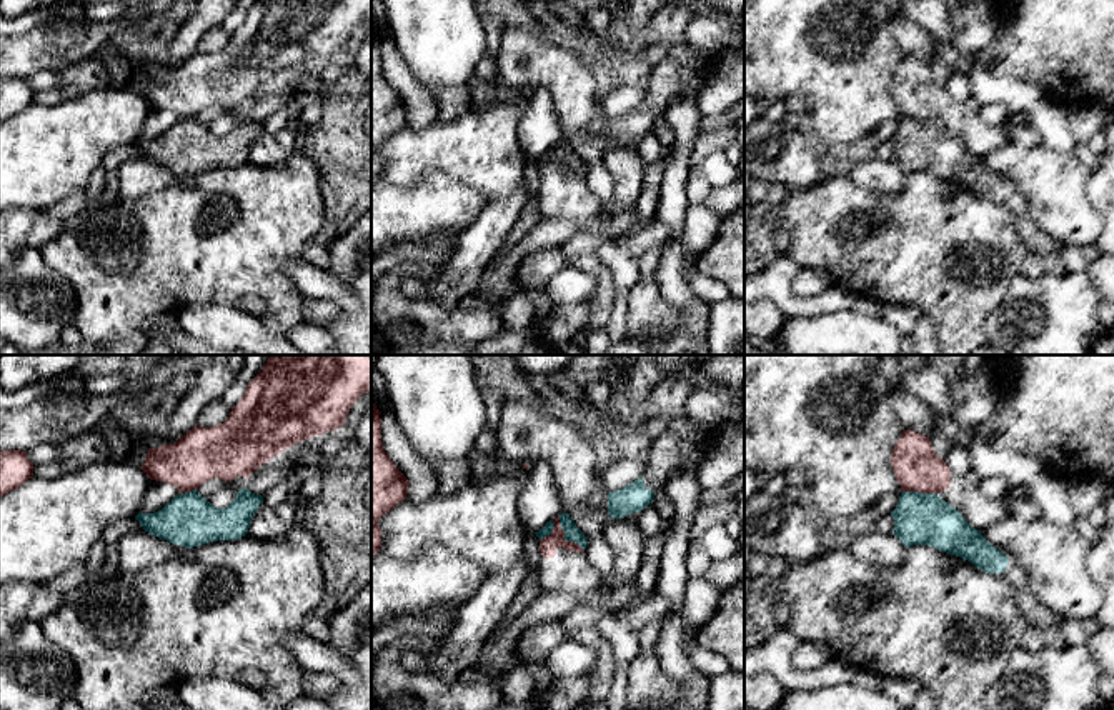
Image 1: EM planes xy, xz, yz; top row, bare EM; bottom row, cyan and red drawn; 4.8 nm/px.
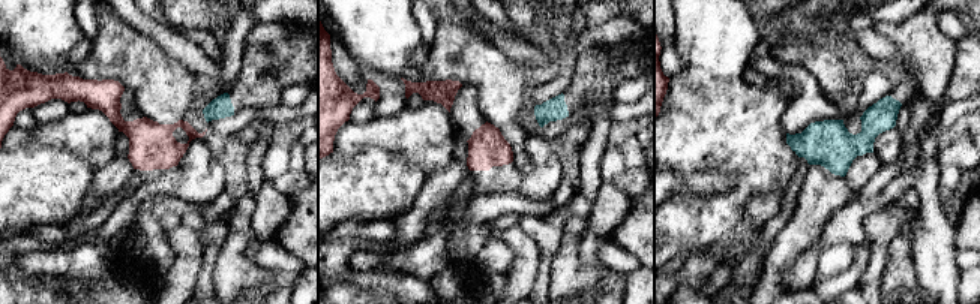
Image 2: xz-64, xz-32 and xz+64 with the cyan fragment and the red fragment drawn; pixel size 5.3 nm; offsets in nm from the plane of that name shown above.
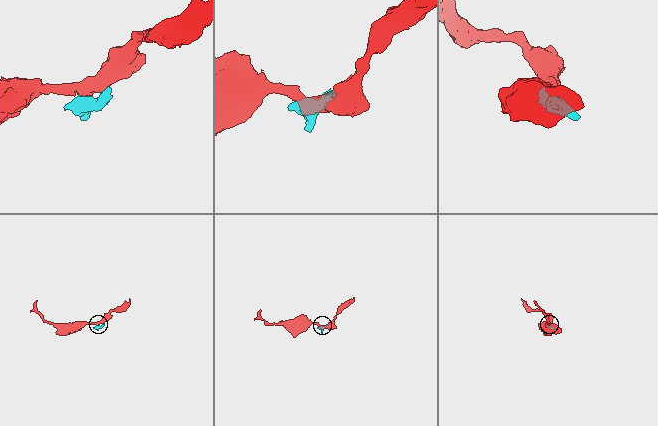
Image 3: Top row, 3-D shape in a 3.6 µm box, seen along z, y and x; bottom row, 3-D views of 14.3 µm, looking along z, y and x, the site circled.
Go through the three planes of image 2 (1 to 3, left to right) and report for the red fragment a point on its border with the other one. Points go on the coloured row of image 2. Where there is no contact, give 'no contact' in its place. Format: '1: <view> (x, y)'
1: no contact
2: no contact
3: no contact

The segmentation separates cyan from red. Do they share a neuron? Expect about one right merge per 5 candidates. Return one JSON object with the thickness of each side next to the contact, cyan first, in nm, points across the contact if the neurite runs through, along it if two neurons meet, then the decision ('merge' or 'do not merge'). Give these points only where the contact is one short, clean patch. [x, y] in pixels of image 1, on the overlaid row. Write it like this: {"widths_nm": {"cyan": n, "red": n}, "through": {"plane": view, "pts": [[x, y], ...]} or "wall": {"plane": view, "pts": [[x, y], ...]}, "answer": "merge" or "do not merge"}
{"widths_nm": {"cyan": 80, "red": 90}, "wall": {"plane": "xz", "pts": [[558, 517], [563, 537], [573, 540], [583, 550]]}, "answer": "do not merge"}

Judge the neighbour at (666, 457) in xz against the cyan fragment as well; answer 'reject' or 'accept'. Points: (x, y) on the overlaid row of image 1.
accept

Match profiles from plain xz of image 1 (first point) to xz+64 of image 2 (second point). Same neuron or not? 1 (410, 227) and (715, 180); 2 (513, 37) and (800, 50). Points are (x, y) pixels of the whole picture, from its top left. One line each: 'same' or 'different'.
1: same
2: same

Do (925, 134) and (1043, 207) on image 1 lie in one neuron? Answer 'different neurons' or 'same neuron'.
different neurons

